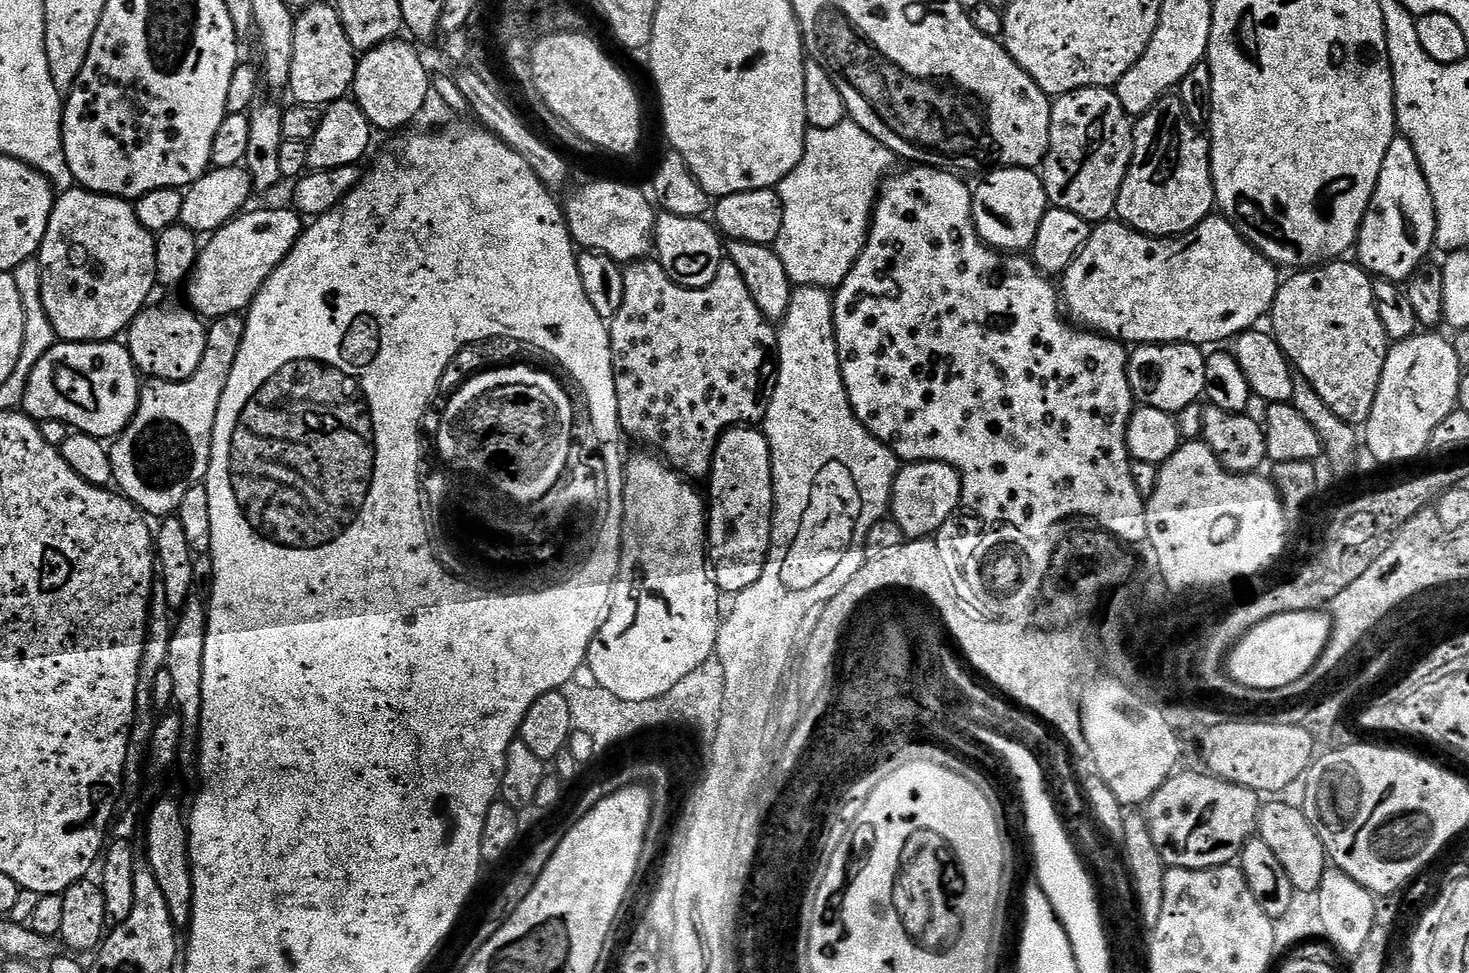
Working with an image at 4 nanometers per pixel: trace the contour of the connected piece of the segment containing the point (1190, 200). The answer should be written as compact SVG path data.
M1176 94L1163 96L1135 121L1132 130L1132 161L1122 182L1115 211L1115 215L1129 228L1157 238L1184 236L1213 215L1217 202L1216 187L1212 181L1212 149L1209 137L1200 132L1203 131L1190 122Z

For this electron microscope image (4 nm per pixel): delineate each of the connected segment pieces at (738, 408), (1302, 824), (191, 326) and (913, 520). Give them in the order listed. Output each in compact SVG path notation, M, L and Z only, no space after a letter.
M645 258L634 260L623 265L626 295L622 298L622 306L618 314L610 321L608 333L612 343L612 365L614 366L614 386L618 390L618 418L620 430L625 437L633 436L640 444L649 444L652 448L661 448L665 452L667 463L683 474L689 481L707 481L712 475L712 459L721 436L730 428L756 426L768 413L772 395L776 389L776 370L778 367L778 349L776 347L777 329L764 317L762 310L754 306L754 298L750 298L750 290L746 290L746 282L742 278L738 266L730 262L720 265L714 282L705 288L687 288L678 286L662 270L659 260Z
M1280 798L1273 800L1276 800L1273 804L1265 803L1261 807L1260 816L1256 819L1258 839L1266 842L1266 846L1270 846L1272 853L1280 860L1296 893L1301 897L1311 897L1320 891L1322 878L1330 867L1328 852L1322 846L1322 838L1318 838L1314 826L1310 826L1303 807L1283 804Z
M145 307L126 329L126 347L137 372L154 380L189 380L198 370L208 345L208 328L195 312L184 308Z
M922 460L908 462L896 473L892 487L890 516L908 538L928 538L953 519L960 506L960 475L950 464Z

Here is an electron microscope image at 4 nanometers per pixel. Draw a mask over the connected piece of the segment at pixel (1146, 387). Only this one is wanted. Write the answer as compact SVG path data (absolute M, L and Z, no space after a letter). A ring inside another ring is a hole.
M1141 344L1131 349L1128 381L1137 405L1179 414L1197 403L1206 386L1206 356L1195 344Z

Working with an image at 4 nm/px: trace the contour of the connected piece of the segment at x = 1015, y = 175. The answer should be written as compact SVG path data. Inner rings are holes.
M997 167L985 176L972 194L972 220L977 234L989 248L1005 254L1027 253L1050 207L1041 173L1031 168Z

